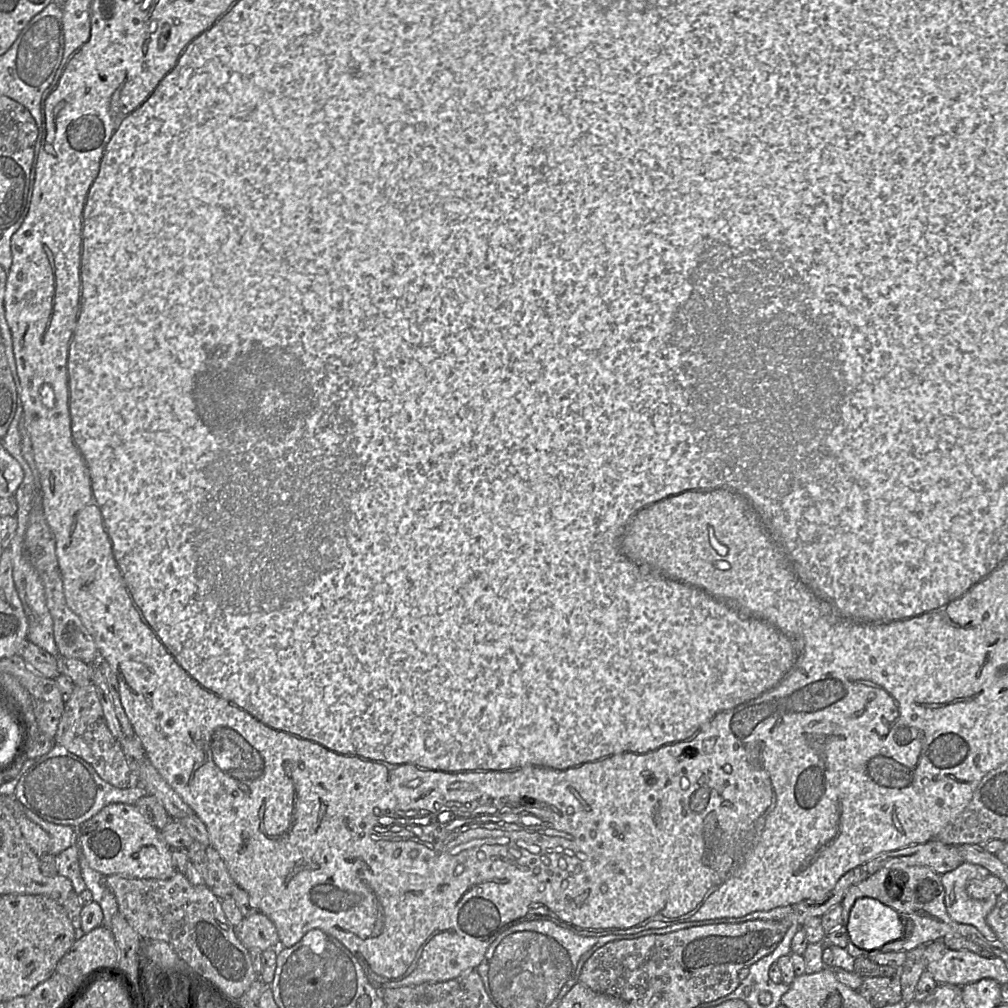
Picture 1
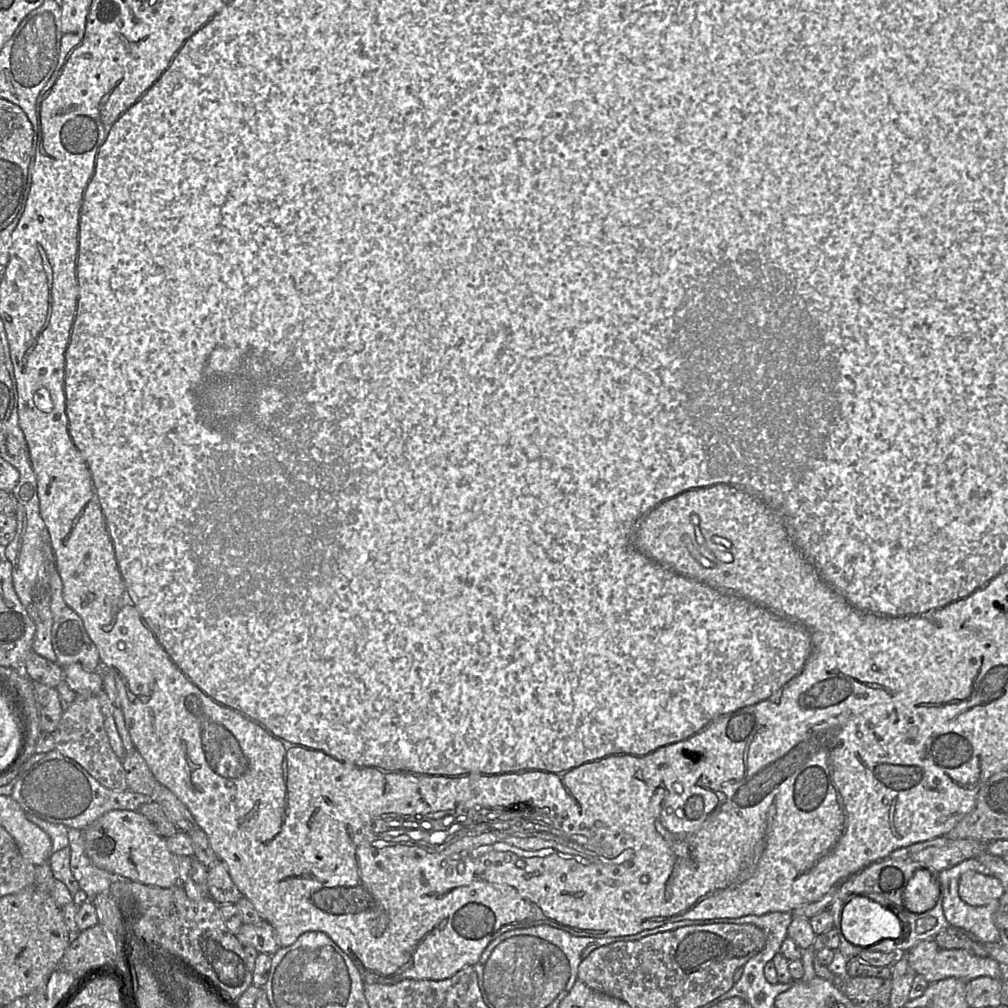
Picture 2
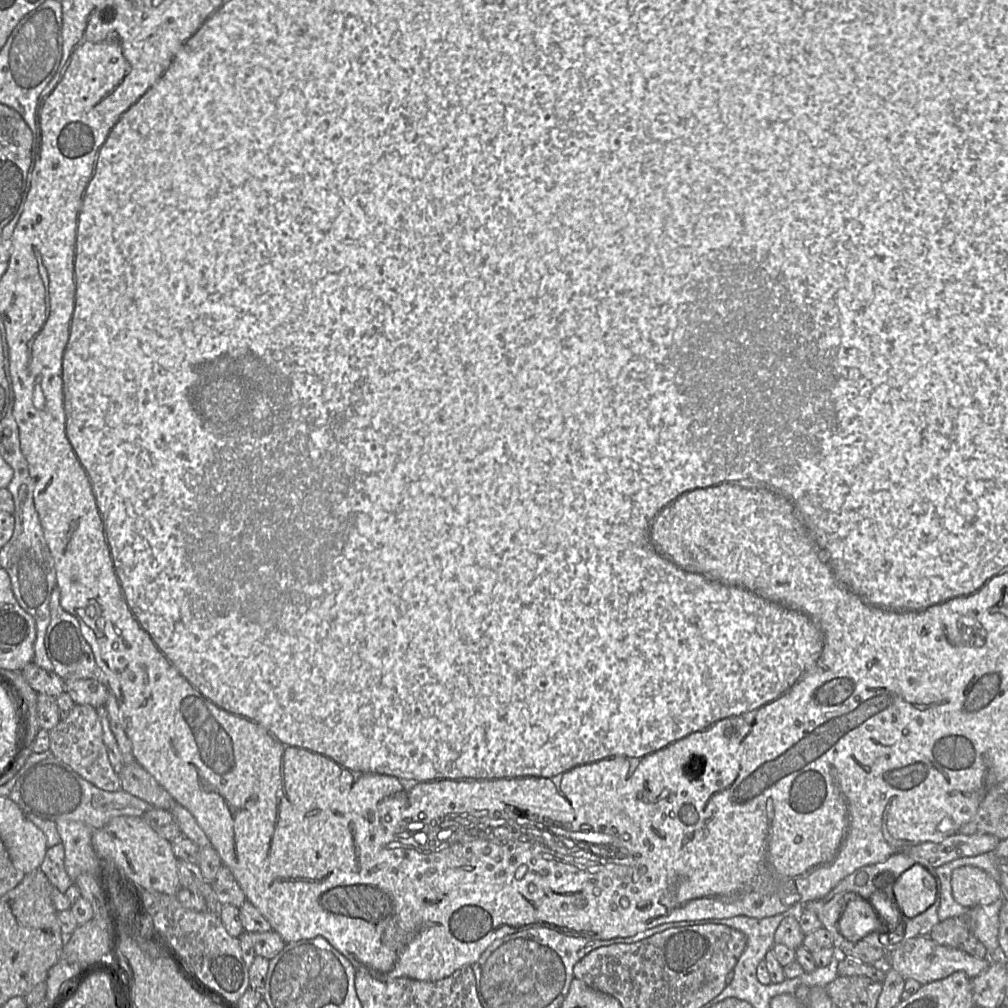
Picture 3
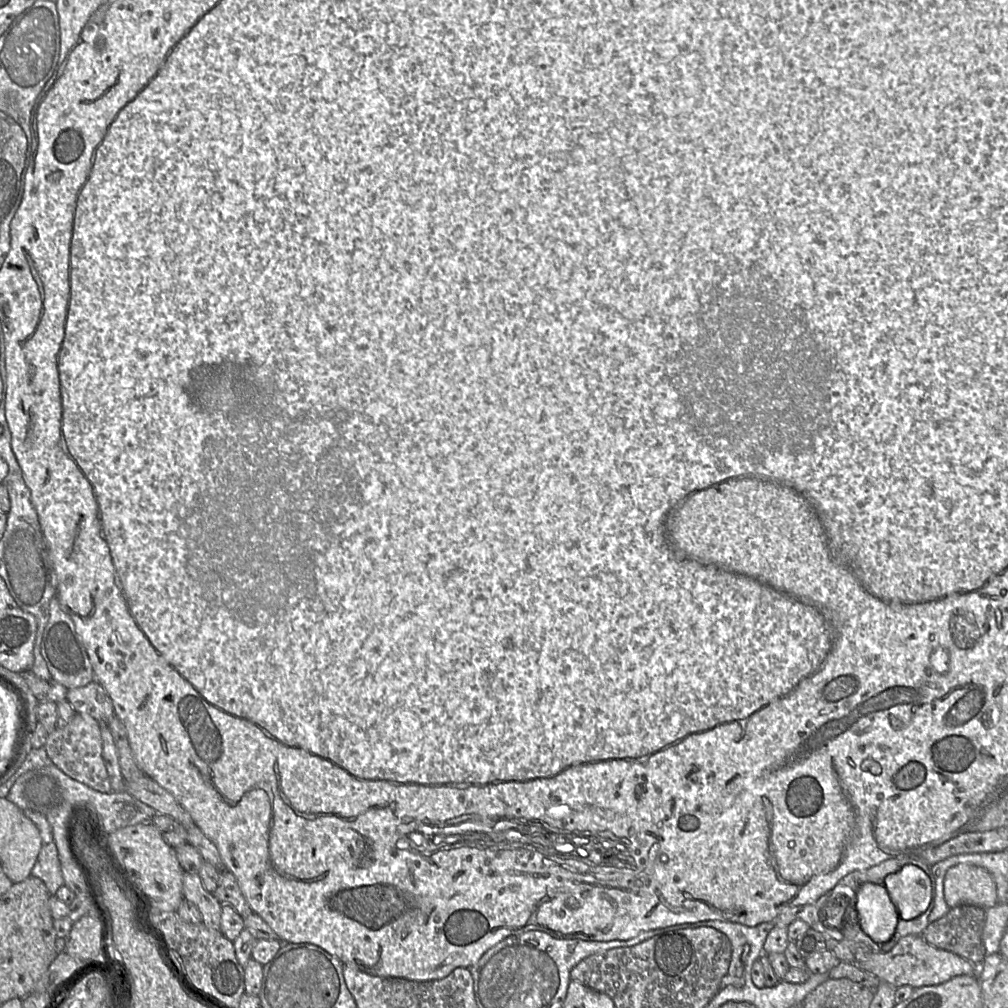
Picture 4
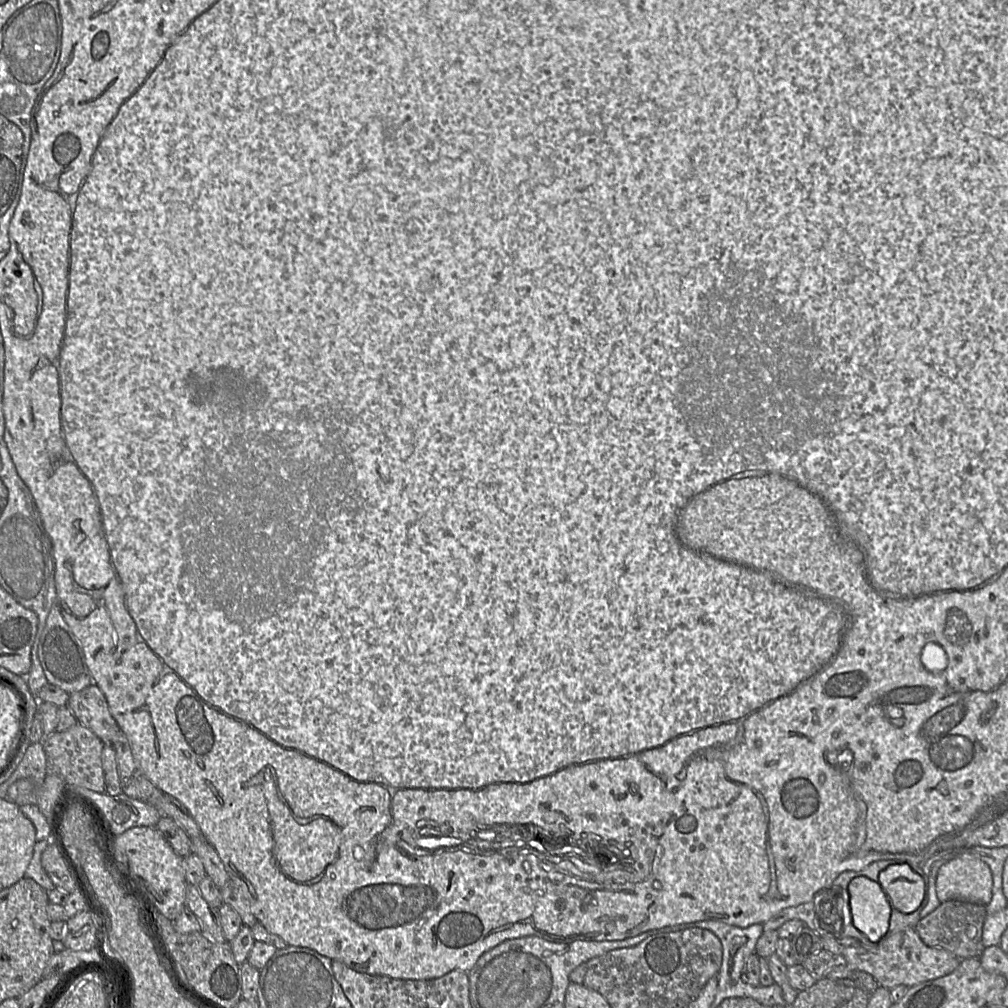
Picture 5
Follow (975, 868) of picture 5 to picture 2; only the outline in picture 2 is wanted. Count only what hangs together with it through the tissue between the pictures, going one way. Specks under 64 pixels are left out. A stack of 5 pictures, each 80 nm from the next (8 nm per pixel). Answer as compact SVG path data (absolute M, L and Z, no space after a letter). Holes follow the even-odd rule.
M967 871L959 879L958 894L970 906L985 906L1004 893L1000 880L993 875Z

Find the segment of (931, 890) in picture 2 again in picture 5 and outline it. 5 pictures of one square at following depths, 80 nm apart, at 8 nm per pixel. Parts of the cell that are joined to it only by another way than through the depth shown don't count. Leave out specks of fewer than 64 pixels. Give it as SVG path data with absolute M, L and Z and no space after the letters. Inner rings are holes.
M896 862L883 869L878 883L892 909L909 914L921 910L927 903L924 878L907 862Z

